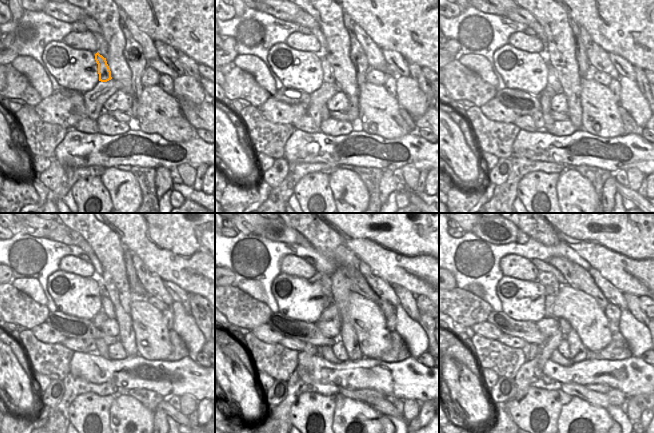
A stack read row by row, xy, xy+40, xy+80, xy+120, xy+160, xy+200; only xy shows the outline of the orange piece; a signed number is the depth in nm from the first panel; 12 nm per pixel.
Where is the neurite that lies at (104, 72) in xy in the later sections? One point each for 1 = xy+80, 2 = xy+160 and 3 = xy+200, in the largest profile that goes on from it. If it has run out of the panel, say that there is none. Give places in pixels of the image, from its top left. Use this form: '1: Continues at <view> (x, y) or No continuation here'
1: Continues at xy+80 (552, 79)
2: Continues at xy+160 (334, 310)
3: Continues at xy+200 (564, 326)

